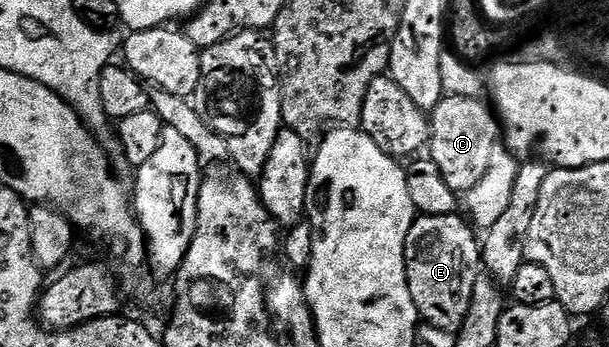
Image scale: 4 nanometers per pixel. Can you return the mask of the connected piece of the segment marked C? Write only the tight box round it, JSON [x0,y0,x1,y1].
[428,94,499,196]

